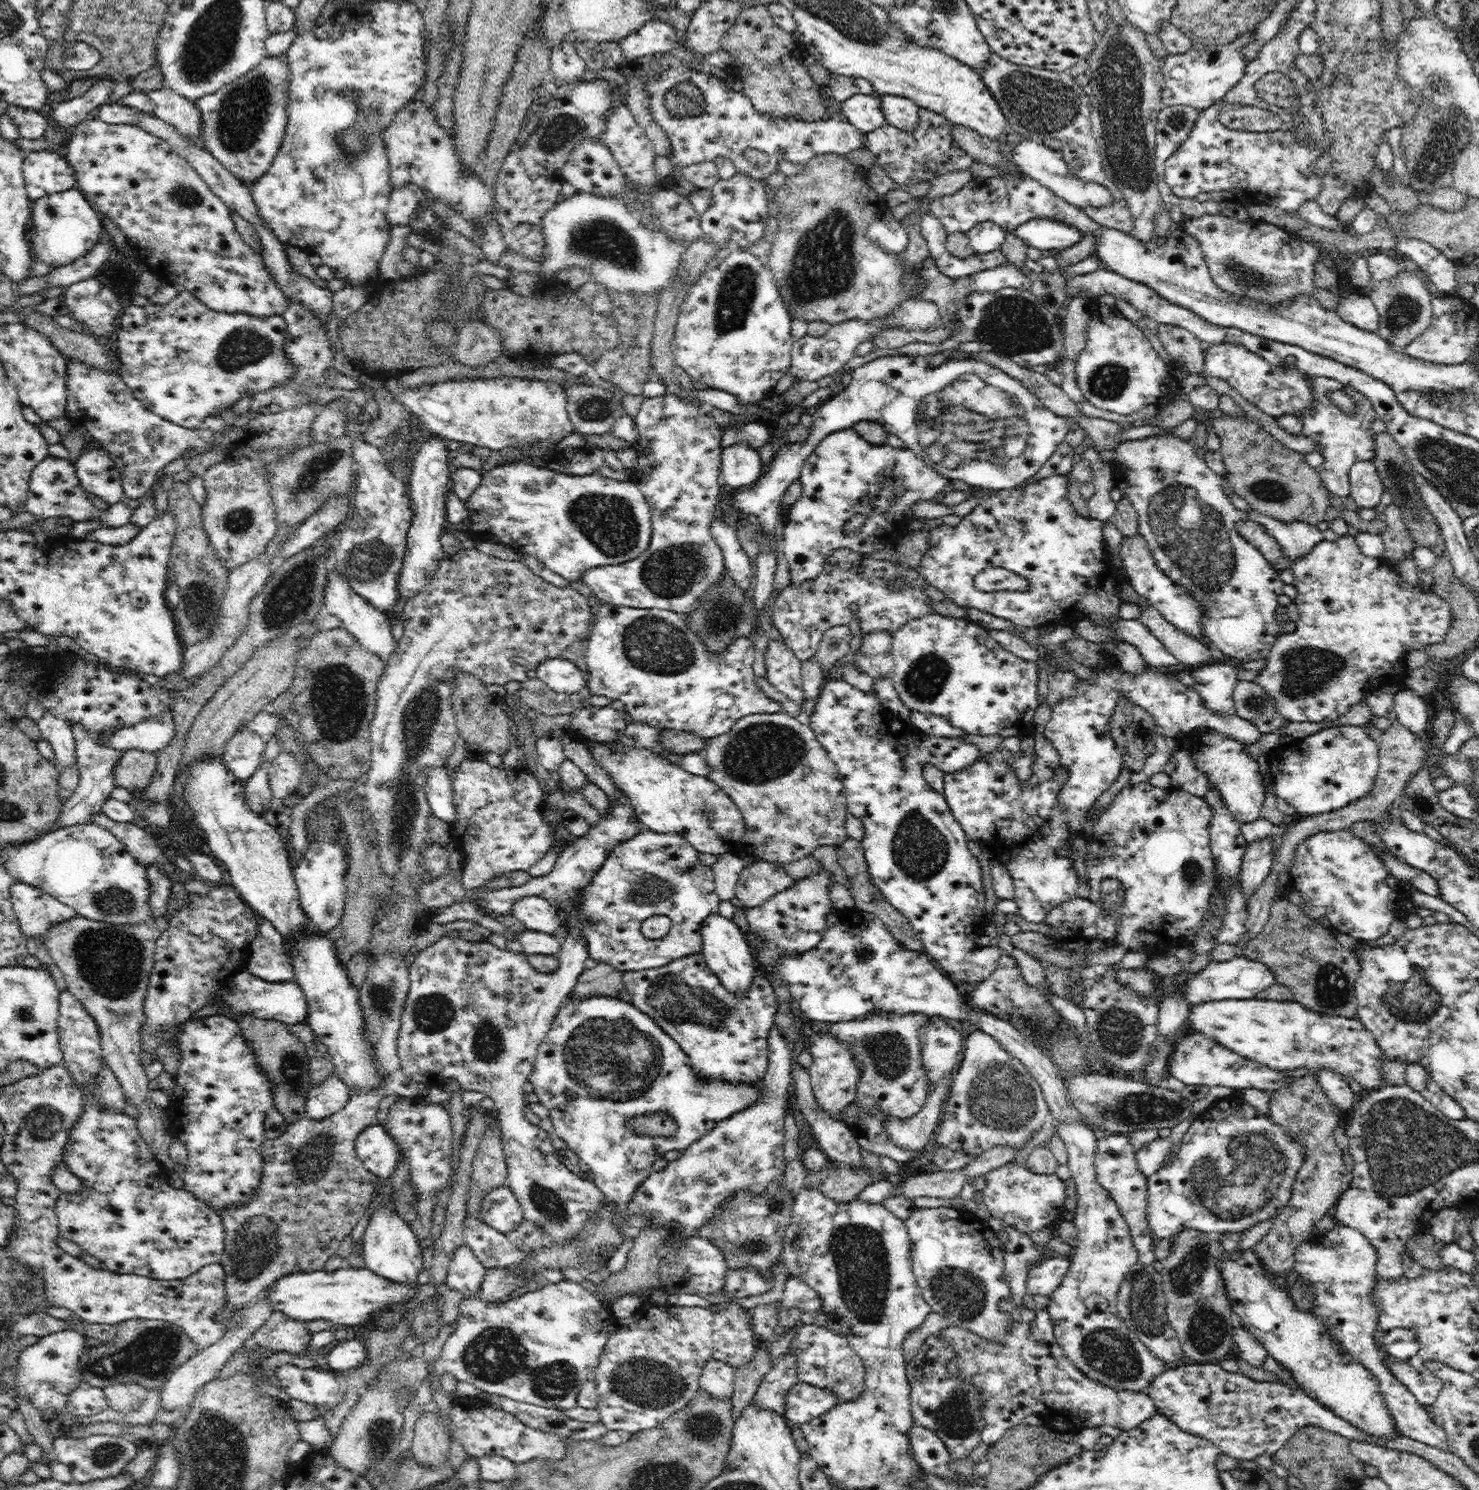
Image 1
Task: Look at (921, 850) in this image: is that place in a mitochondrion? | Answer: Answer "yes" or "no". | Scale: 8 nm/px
yes

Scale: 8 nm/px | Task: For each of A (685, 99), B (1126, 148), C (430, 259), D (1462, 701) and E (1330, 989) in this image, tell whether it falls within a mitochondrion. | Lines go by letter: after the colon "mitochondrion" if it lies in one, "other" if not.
A: mitochondrion
B: mitochondrion
C: other
D: other
E: mitochondrion

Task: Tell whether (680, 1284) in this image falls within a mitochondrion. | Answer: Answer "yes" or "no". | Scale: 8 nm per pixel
no

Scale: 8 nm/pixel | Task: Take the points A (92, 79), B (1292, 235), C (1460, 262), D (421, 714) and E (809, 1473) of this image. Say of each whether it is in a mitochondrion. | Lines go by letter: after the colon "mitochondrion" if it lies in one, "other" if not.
A: other
B: other
C: other
D: mitochondrion
E: other

